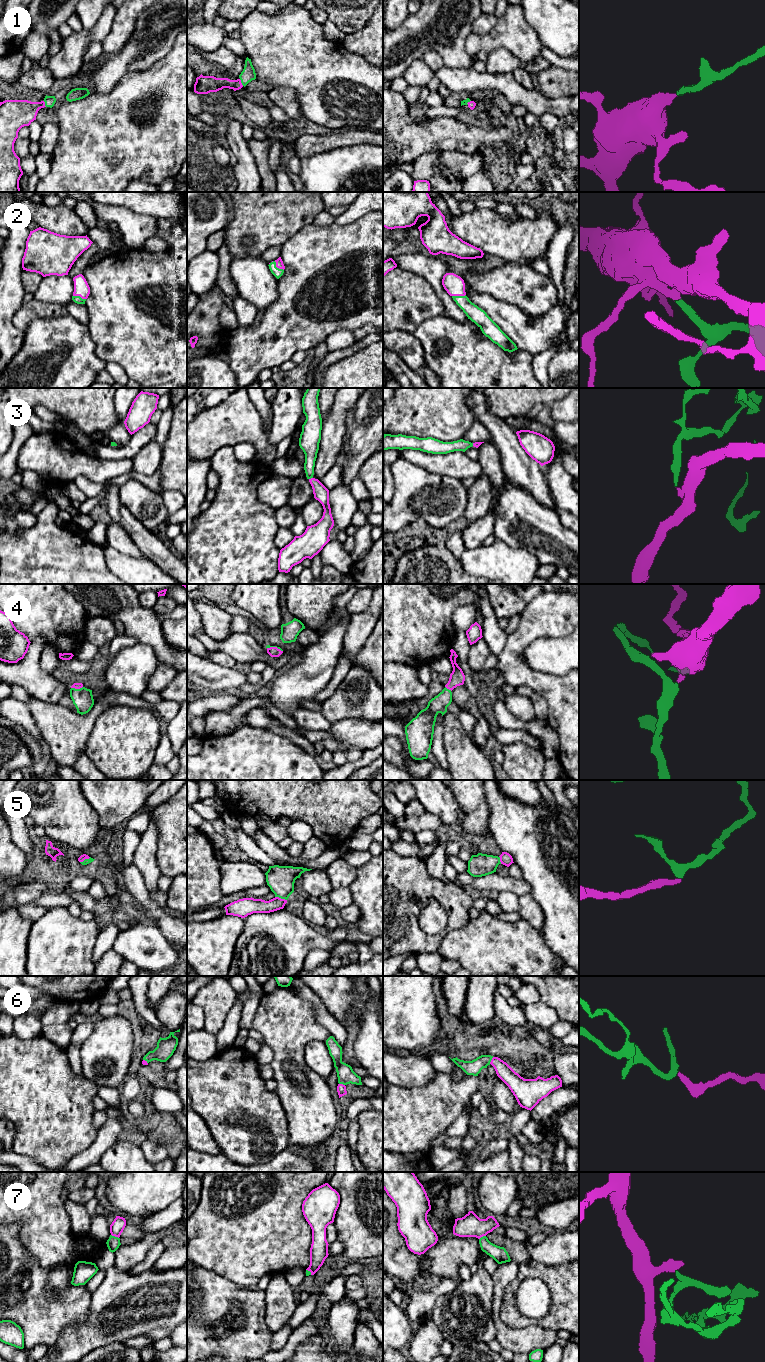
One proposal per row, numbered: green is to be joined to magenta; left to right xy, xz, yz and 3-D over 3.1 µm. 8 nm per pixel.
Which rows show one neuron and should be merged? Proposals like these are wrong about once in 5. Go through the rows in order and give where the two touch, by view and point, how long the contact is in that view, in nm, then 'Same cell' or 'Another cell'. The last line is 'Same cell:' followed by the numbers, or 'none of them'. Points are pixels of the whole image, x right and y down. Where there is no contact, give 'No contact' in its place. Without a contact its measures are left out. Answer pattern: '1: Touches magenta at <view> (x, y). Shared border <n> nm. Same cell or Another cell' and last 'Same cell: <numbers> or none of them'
1: Touches magenta at xz (240, 82). Shared border 70 nm. Same cell
2: Touches magenta at xz (276, 266). Shared border 120 nm. Same cell
3: Touches magenta at xz (311, 478). Shared border 40 nm. Same cell
4: Touches magenta at yz (448, 688). Shared border 70 nm. Same cell
5: Touches magenta at xz (281, 899). Shared border 100 nm. Same cell
6: Touches magenta at yz (491, 1060). Shared border 70 nm. Same cell
7: Touches magenta at xy (115, 1236). Shared border 70 nm. Another cell
Same cell: 1, 2, 3, 4, 5, 6

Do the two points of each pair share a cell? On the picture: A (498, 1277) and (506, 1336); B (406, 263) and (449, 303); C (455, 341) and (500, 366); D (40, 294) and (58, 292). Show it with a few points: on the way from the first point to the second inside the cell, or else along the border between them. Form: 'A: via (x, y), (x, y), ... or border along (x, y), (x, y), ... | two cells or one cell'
A: via (498, 1292), (496, 1303), (497, 1321) | one cell
B: via (419, 264), (435, 280), (439, 290) | one cell
C: via (466, 352), (480, 366), (489, 366) | one cell
D: via (44, 293), (54, 292) | one cell

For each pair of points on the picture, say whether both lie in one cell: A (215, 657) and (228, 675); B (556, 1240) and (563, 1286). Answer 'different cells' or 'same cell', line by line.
A: different cells
B: different cells

